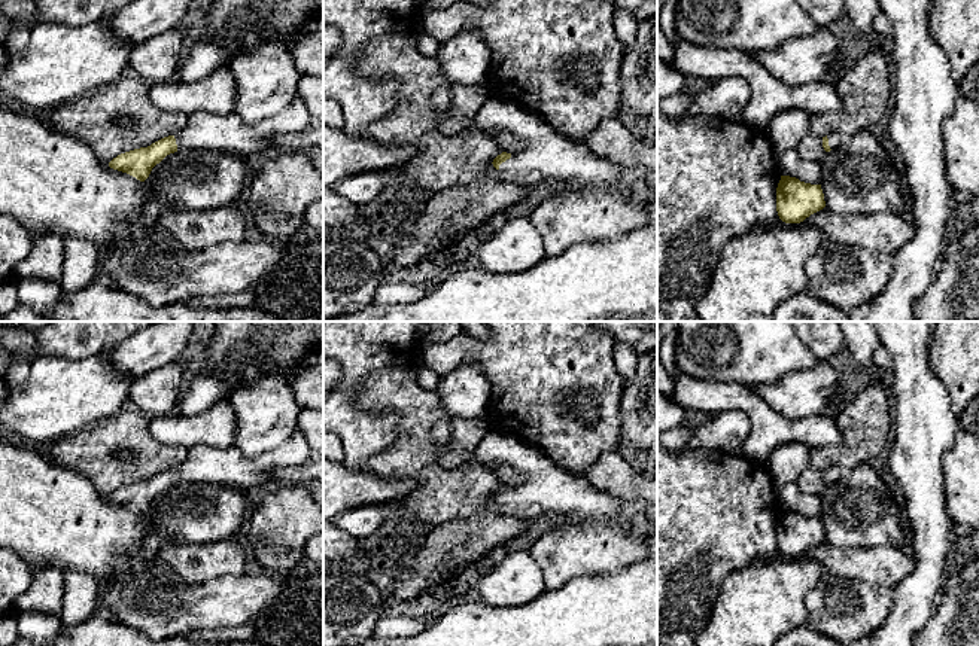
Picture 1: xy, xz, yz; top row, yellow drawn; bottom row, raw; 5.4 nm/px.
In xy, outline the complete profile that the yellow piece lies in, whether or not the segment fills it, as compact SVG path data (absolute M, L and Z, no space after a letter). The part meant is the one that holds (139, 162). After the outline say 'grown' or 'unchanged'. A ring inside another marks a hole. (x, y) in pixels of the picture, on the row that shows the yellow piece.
M298 95L280 113L258 124L244 122L235 112L189 115L186 127L176 135L164 137L148 147L118 155L109 167L145 182L152 168L177 150L209 149L249 156L267 149L279 134L295 134L313 125L305 100Z | grown

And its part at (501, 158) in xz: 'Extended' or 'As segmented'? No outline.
Extended

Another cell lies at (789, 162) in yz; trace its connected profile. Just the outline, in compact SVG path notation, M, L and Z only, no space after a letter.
M778 150L776 164L782 176L796 177L811 185L821 183L821 161L803 161L796 150Z

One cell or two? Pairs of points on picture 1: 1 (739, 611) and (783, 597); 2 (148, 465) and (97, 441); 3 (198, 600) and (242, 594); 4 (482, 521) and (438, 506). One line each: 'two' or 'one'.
1: one
2: one
3: one
4: two

